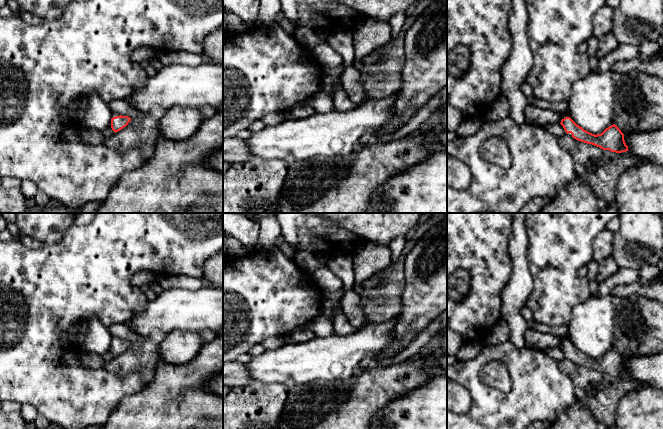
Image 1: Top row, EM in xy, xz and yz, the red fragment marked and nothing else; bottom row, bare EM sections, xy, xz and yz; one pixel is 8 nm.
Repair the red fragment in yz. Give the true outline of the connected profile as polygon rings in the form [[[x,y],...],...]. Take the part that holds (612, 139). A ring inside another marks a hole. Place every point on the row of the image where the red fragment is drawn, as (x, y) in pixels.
[[[564,113],[560,123],[565,132],[574,139],[600,147],[603,150],[622,153],[628,151],[628,146],[624,140],[624,134],[615,125],[606,128],[601,134],[592,134],[577,125],[570,117],[569,113]]]

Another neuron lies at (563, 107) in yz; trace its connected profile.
[[[532,95],[527,98],[528,104],[532,106],[536,106],[542,109],[549,109],[552,111],[560,112],[560,113],[568,113],[569,112],[569,104],[568,101],[560,101],[556,103],[548,102],[543,99]]]

